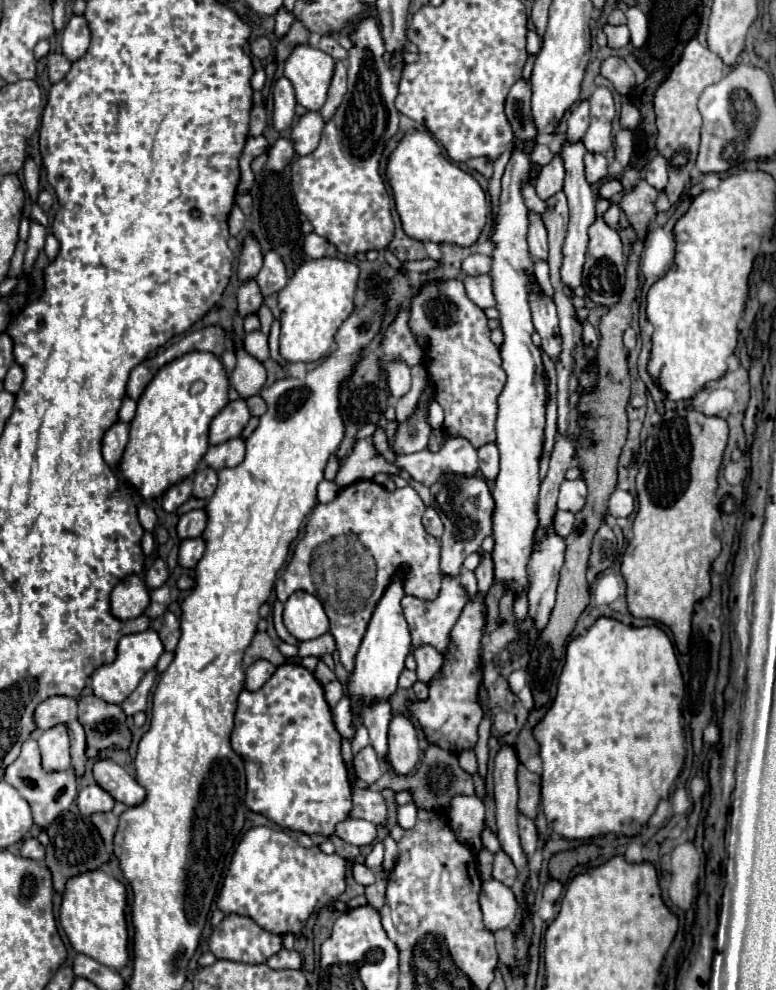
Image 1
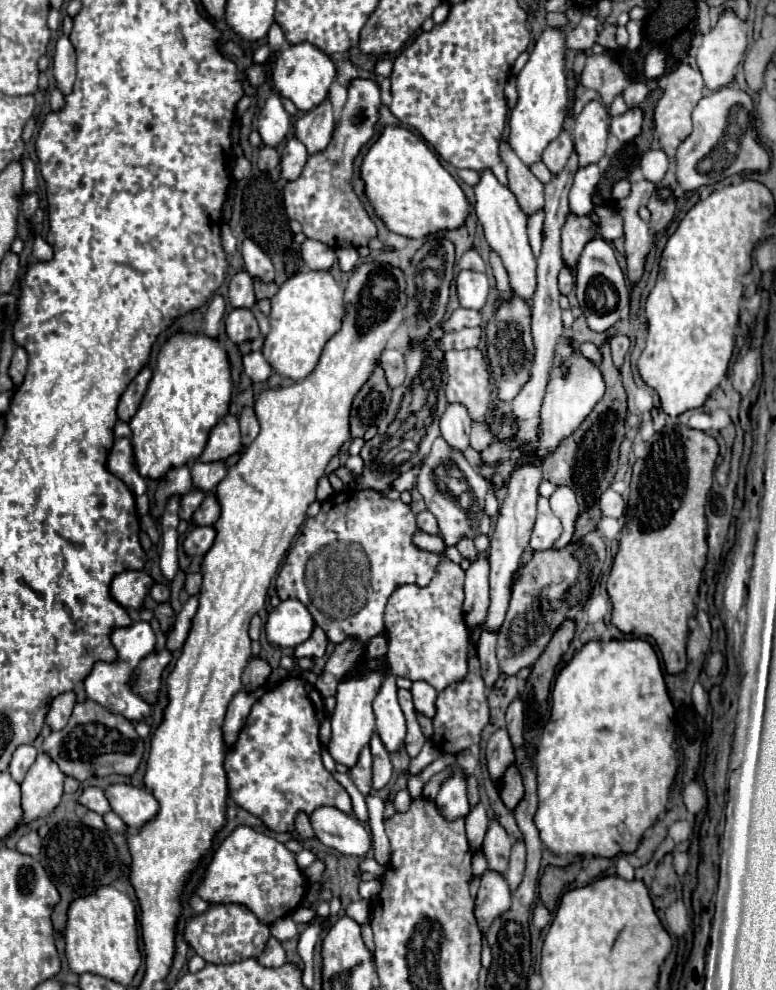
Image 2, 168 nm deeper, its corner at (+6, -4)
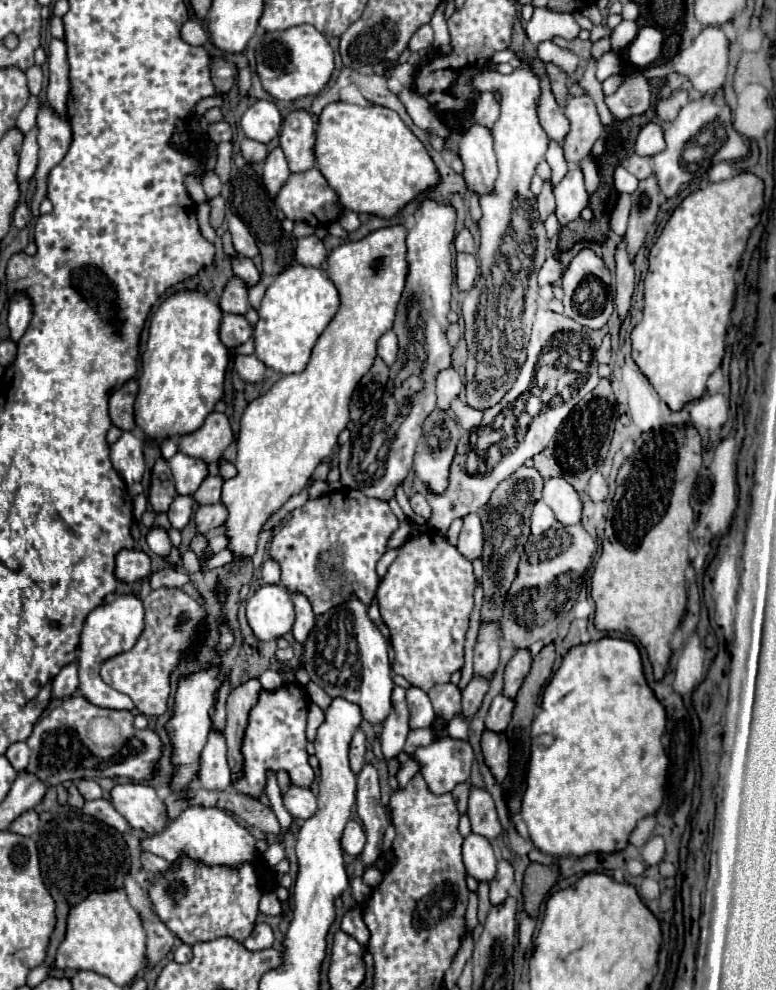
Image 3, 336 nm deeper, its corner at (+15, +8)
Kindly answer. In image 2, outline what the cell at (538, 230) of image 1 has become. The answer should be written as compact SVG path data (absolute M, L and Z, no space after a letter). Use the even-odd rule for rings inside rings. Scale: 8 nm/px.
M506 142L500 144L500 154L504 164L508 166L510 190L514 192L520 210L530 218L532 214L544 208L544 184L534 178L530 168L510 150Z

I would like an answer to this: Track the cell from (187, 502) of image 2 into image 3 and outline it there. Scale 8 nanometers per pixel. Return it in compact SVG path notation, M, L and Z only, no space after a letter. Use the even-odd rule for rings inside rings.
M177 496L173 500L173 504L169 506L169 522L171 528L175 530L183 530L189 520L191 520L191 506L193 506L193 498L191 496Z

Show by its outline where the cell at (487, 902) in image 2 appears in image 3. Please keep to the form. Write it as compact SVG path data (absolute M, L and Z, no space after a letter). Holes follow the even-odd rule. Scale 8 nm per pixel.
M471 832L465 838L465 842L463 842L463 862L465 862L469 876L473 876L475 880L491 882L495 878L497 858L495 858L495 852L493 852L493 844L485 836Z

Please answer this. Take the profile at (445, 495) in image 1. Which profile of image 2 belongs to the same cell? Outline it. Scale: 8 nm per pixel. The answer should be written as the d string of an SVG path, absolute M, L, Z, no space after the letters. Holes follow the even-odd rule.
M442 438L434 440L422 472L418 474L418 490L426 502L426 508L434 514L446 546L458 546L462 538L490 534L490 516L484 510L486 488L488 482L466 462L460 452L452 450Z

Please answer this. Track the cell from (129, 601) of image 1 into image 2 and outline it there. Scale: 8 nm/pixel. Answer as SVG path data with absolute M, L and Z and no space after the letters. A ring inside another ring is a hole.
M130 570L130 572L118 574L112 580L110 594L124 608L140 608L146 594L150 592L152 584L154 584L154 580L146 572Z

